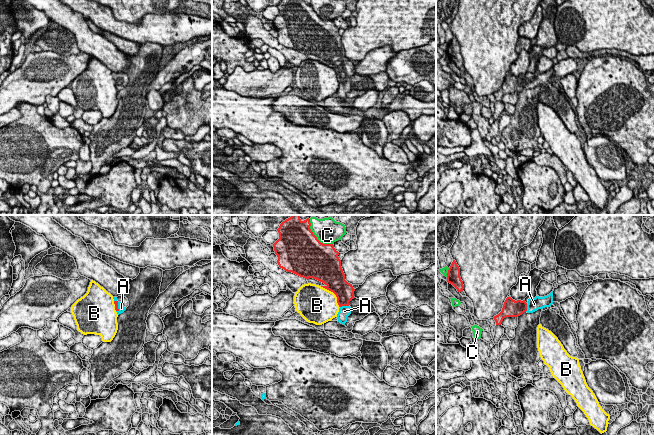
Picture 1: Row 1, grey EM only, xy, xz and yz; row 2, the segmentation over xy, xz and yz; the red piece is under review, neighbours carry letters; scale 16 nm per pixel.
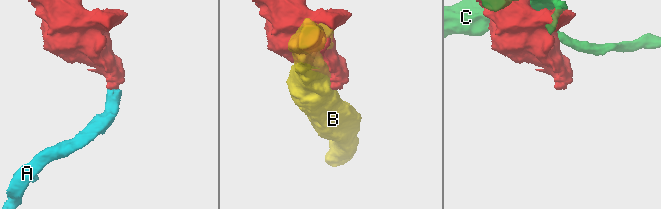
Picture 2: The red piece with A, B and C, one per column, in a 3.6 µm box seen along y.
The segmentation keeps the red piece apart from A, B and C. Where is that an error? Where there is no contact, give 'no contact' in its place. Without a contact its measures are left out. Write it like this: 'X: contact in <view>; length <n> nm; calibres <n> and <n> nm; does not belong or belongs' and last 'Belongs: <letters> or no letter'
A: contact in xz; length 150 nm; calibres 320 and 190 nm; belongs
B: contact in xz; length 460 nm; calibres 340 and 480 nm; does not belong
C: contact in xz; length 550 nm; calibres 500 and 400 nm; does not belong
Belongs: A

